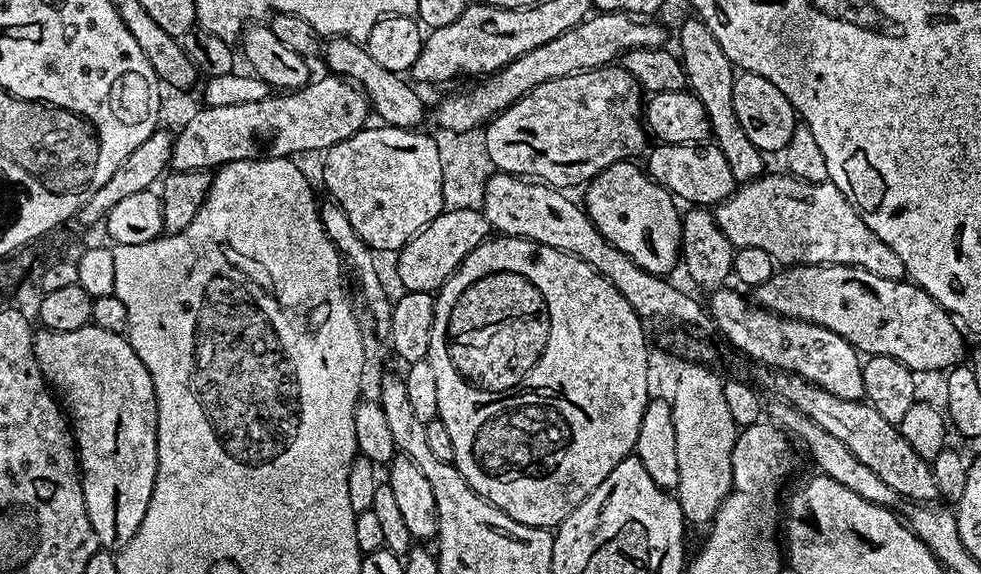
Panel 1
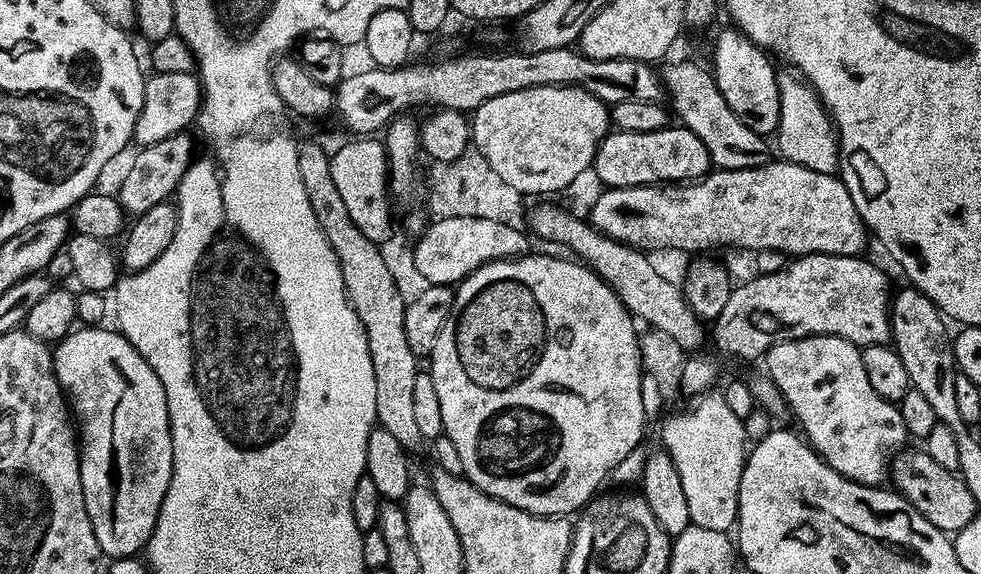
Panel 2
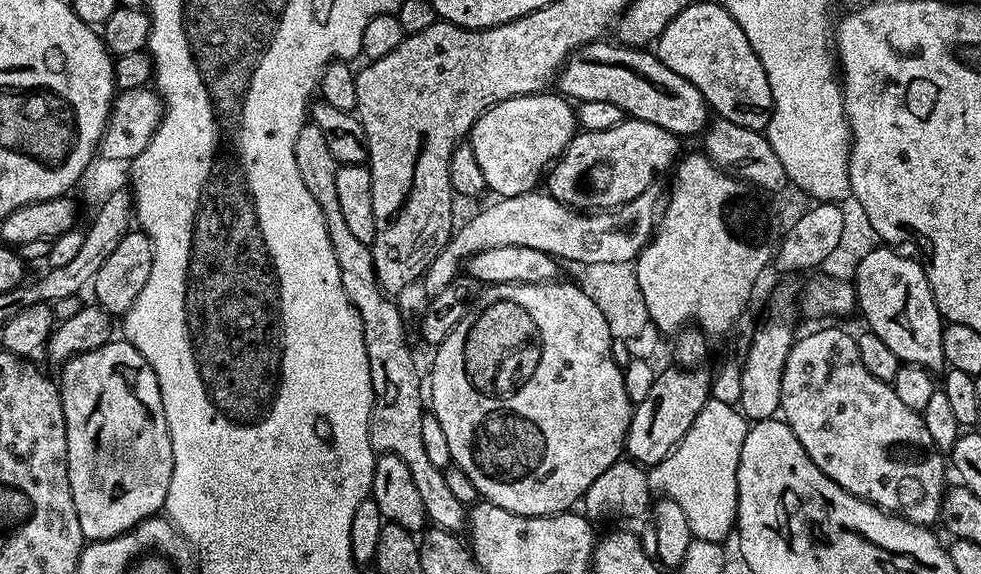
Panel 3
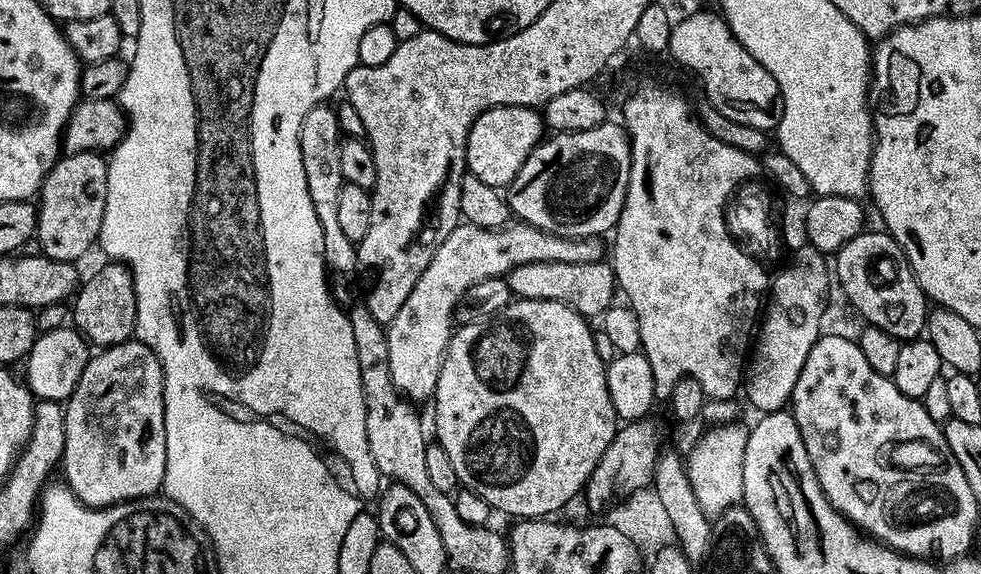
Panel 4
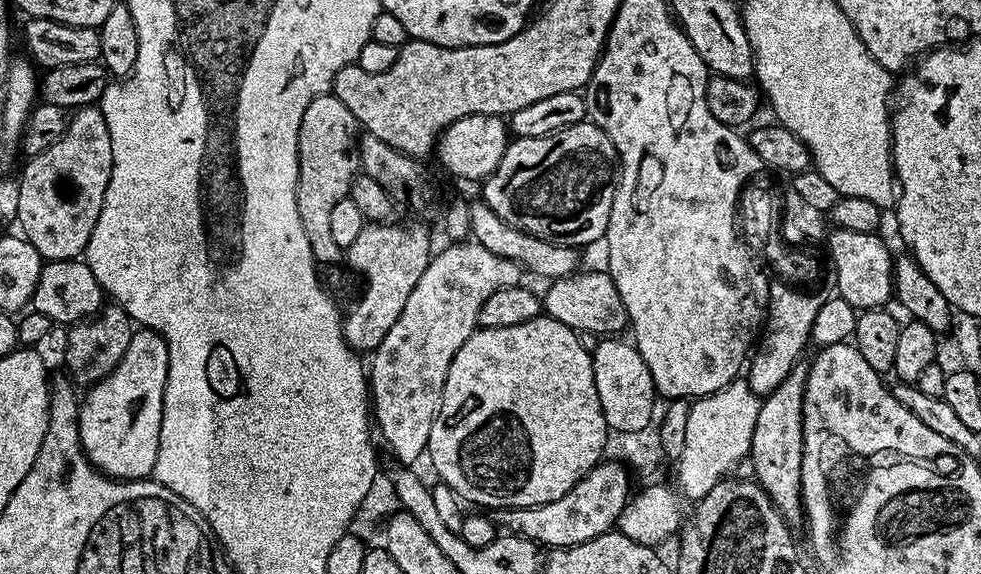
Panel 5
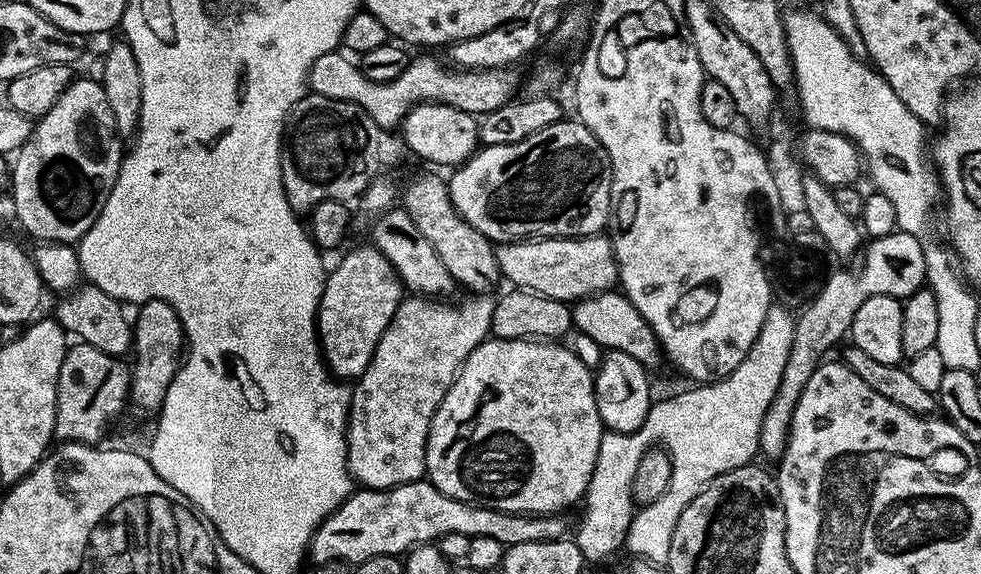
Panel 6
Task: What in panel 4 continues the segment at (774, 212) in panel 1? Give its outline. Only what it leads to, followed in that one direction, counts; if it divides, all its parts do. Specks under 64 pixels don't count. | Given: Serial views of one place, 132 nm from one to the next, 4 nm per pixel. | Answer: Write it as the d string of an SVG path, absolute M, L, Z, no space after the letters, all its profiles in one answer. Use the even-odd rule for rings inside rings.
M467 222L457 224L446 242L438 246L434 258L430 258L430 266L422 270L422 278L414 282L414 290L410 290L410 298L406 298L394 322L386 325L390 376L394 378L394 386L400 395L413 402L431 401L435 397L444 353L452 341L456 308L474 282L495 276L507 277L514 266L526 266L526 262L604 260L606 248L600 243L594 236L587 236L584 240L562 238L519 222L509 222L503 228L483 228Z

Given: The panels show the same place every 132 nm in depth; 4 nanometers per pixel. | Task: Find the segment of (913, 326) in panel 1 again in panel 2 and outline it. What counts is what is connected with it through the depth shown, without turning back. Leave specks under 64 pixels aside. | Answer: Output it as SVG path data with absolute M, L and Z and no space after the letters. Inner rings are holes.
M817 252L814 256L802 256L793 259L791 262L785 263L782 270L778 270L774 274L753 275L753 280L748 280L745 284L737 283L732 289L730 298L726 301L726 307L723 308L722 314L718 314L718 318L714 321L710 328L710 340L716 343L716 348L724 356L737 356L740 360L756 360L759 361L765 352L775 346L781 344L783 340L797 340L809 334L814 336L837 336L838 338L846 338L846 342L856 345L857 348L863 350L874 346L875 344L887 344L892 339L892 322L890 319L890 291L888 292L888 276L876 264L864 260L860 256L827 256L821 252Z

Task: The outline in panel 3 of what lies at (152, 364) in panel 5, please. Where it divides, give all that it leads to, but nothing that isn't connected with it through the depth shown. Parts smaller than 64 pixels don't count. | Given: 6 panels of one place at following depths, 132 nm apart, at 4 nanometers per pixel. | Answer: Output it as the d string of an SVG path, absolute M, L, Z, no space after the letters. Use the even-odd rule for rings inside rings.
M113 338L101 348L71 356L61 368L58 383L66 418L68 477L74 510L78 510L78 526L82 526L85 541L109 540L157 515L170 490L174 454L158 378L146 358L123 338Z

